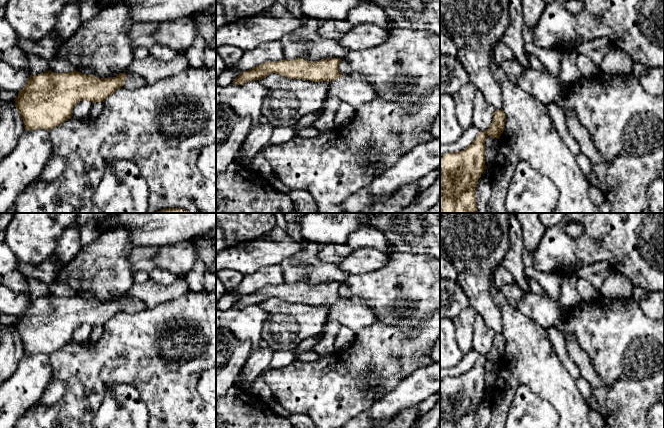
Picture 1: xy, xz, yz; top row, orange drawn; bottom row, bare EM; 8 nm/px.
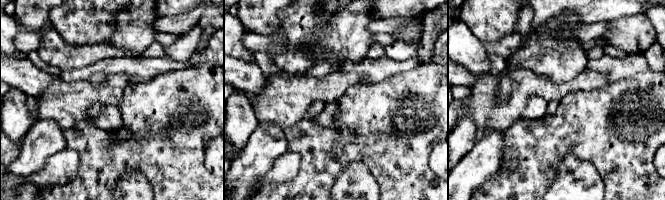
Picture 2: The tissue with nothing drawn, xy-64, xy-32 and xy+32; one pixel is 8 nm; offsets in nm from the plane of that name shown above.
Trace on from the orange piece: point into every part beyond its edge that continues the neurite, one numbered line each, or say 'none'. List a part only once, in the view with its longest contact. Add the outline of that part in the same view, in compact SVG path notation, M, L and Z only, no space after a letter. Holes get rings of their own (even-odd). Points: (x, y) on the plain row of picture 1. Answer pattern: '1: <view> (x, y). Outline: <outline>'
1: xy (133, 305). Outline: M125 297L127 303L125 304L121 312L125 313L136 313L148 308L139 298Z

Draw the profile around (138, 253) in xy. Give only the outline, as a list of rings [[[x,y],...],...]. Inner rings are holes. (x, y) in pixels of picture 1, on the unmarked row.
[[[135,246],[130,251],[129,258],[135,264],[136,262],[148,258],[153,258],[158,253],[161,246]]]

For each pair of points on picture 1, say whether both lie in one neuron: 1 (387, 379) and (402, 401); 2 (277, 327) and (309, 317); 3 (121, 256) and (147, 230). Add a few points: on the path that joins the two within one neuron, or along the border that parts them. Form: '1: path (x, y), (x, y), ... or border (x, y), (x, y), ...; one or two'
1: border (411, 373), (374, 402); two
2: path (285, 327), (296, 319), (301, 319); one
3: border (113, 230), (125, 227), (134, 246); two

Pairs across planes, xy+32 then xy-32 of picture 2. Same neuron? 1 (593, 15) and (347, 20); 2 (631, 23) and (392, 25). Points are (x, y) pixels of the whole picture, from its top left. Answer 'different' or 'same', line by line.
1: different
2: different

